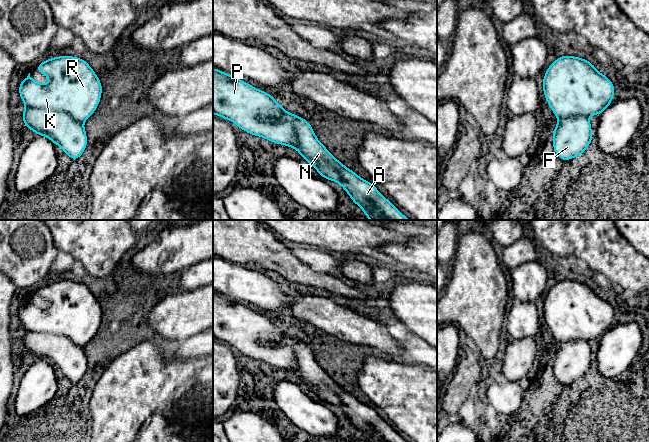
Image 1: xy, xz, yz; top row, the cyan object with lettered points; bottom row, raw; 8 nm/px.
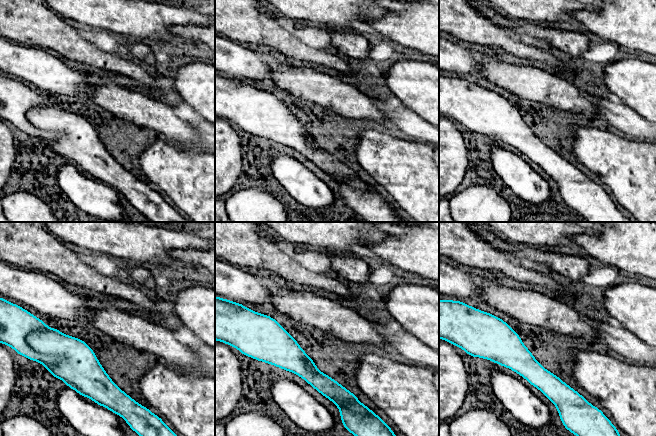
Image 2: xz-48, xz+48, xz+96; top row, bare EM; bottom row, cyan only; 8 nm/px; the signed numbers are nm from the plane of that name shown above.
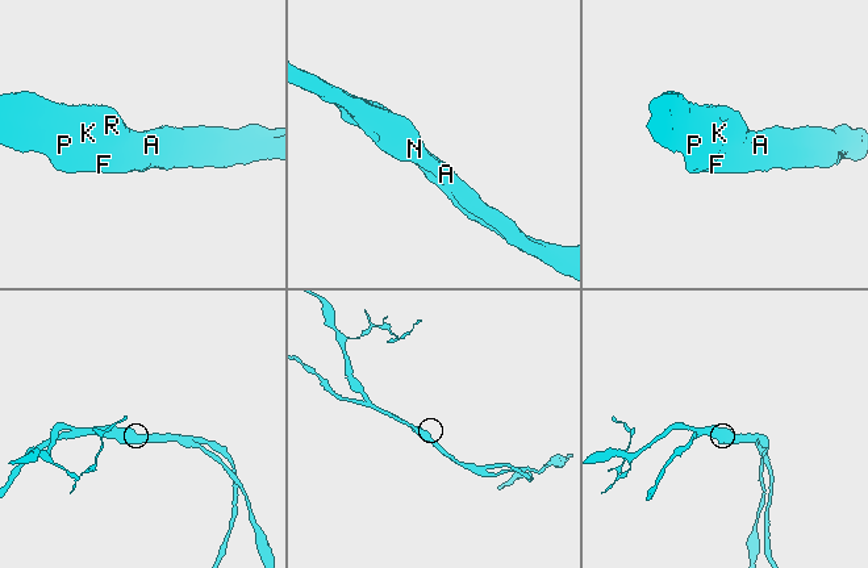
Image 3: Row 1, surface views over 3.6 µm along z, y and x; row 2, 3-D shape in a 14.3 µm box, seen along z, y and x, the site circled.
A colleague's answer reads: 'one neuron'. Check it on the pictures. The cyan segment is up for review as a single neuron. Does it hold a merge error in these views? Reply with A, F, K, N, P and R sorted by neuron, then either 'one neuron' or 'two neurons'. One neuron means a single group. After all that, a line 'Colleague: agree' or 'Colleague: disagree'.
A K N R / F P; two neurons
Colleague: disagree

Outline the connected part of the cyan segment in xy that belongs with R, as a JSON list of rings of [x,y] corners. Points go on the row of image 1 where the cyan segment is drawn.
[[[72,56],[53,57],[39,64],[35,70],[48,76],[50,81],[39,84],[29,73],[20,83],[19,94],[27,107],[65,112],[80,123],[94,113],[101,99],[102,85],[85,60]]]

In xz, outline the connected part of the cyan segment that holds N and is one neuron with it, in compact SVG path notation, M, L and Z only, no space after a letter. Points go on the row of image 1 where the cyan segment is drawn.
M286 111L279 120L271 121L292 123L295 129L296 143L289 147L295 148L322 178L339 183L356 205L373 209L384 220L410 220L373 184L359 177L330 154L317 139L307 120Z

